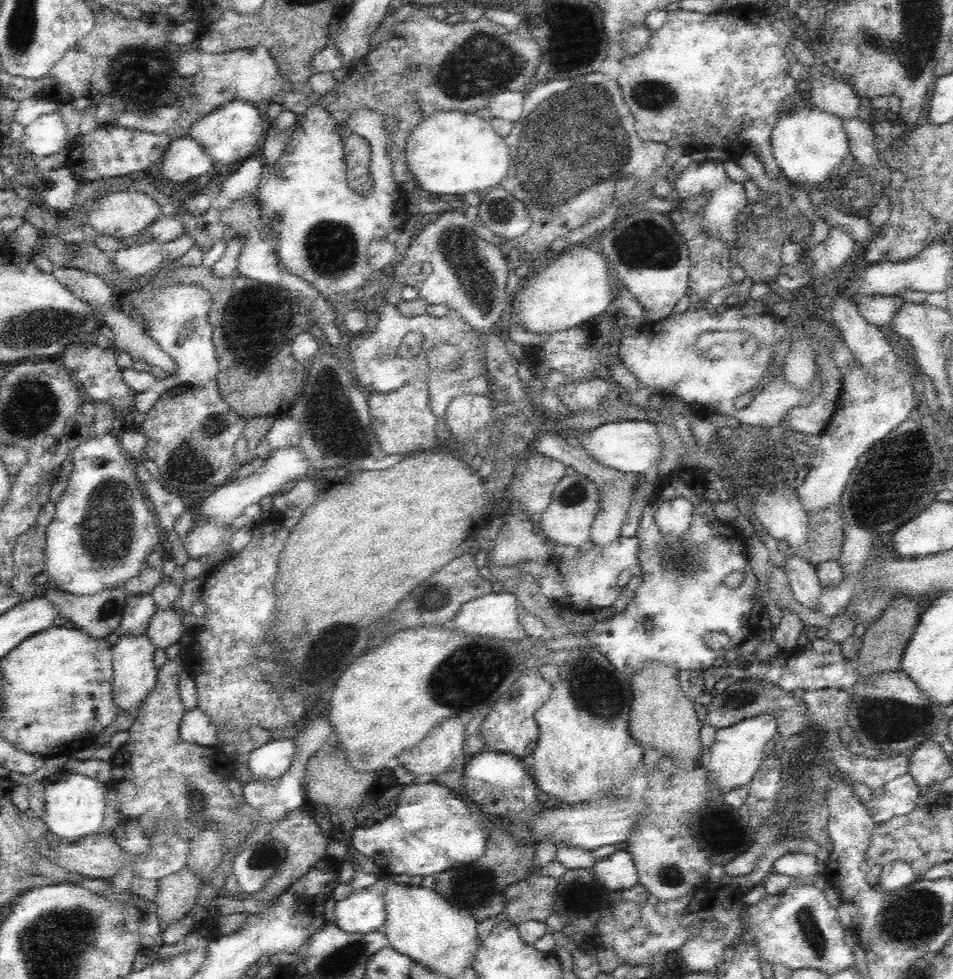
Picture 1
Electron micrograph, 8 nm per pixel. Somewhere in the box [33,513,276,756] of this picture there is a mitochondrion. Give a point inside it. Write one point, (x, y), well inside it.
(112, 606)

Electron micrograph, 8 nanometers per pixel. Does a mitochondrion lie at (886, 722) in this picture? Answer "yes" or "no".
yes

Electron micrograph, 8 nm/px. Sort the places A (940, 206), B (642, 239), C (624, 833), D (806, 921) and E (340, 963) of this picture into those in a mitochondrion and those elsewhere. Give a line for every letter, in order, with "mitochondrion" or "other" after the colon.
A: other
B: mitochondrion
C: other
D: mitochondrion
E: mitochondrion

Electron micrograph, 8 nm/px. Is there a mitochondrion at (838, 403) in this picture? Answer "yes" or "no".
no

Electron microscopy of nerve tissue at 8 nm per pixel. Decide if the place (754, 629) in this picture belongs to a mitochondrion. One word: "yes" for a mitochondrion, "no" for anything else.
no

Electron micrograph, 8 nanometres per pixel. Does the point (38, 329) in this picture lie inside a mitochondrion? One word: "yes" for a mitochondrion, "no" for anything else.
yes

